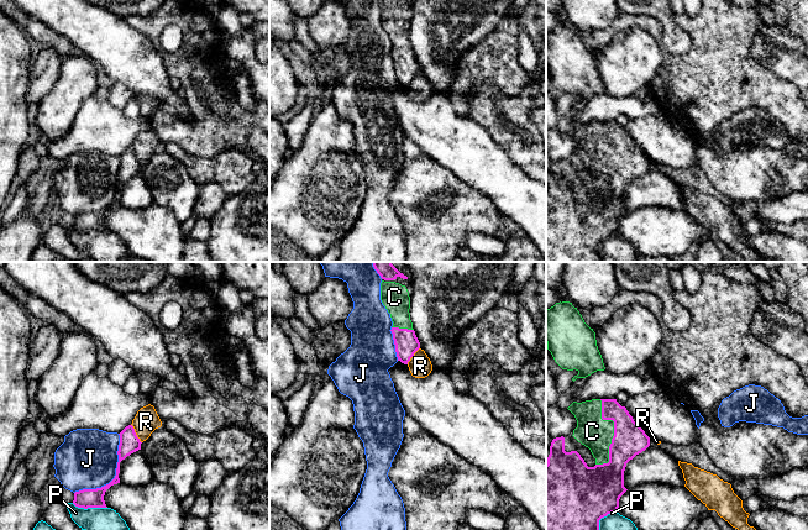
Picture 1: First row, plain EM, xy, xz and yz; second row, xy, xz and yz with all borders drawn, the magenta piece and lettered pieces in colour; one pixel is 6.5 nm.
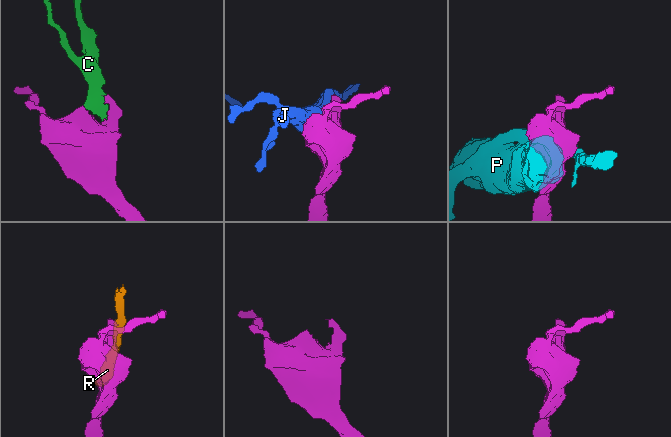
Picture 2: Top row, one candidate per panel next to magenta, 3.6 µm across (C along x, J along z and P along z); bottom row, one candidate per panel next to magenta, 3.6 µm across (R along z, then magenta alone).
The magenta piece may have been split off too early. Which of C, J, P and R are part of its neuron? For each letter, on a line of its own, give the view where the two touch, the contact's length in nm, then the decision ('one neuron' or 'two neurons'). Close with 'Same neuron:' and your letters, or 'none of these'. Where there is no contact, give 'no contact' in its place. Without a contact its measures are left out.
C: yz | 440 nm | one neuron
J: xy | 480 nm | two neurons
P: xy | 240 nm | two neurons
R: xy | 140 nm | two neurons
Same neuron: C

